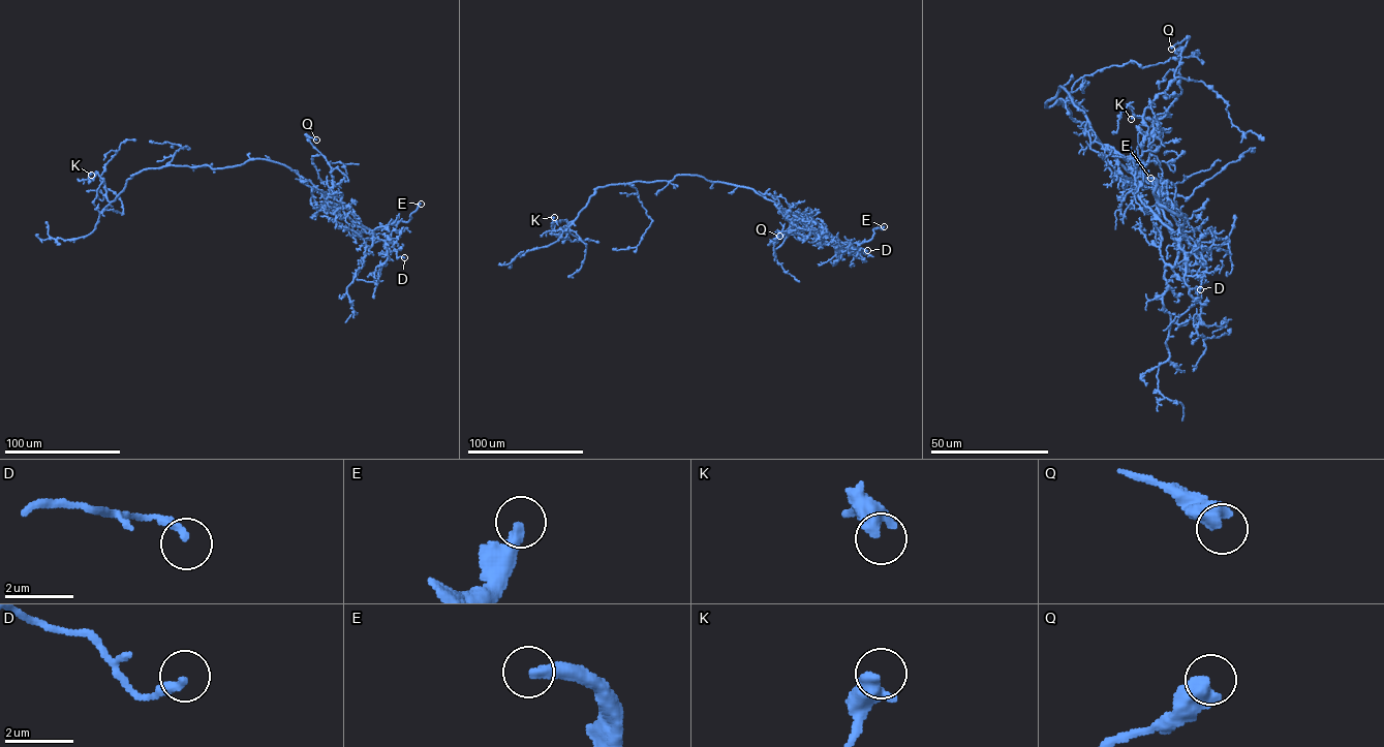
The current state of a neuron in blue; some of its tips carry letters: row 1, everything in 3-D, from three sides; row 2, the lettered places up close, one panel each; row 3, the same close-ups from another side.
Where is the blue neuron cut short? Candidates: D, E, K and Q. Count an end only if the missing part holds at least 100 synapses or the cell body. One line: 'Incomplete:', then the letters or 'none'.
Incomplete: E

